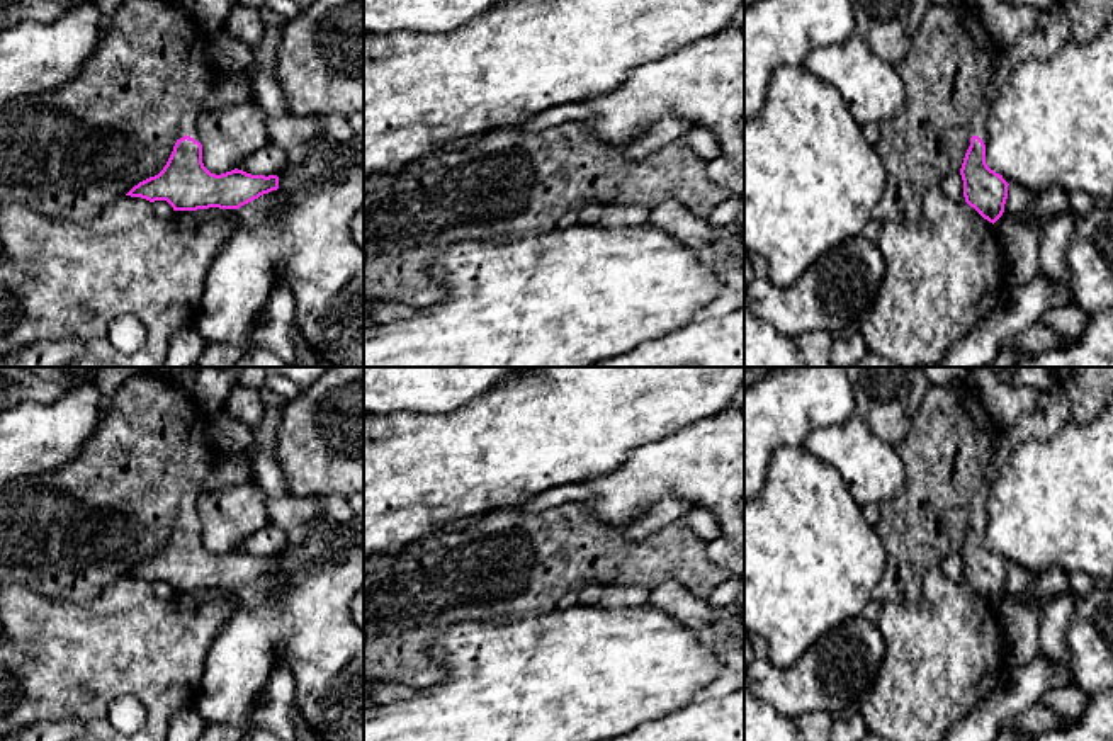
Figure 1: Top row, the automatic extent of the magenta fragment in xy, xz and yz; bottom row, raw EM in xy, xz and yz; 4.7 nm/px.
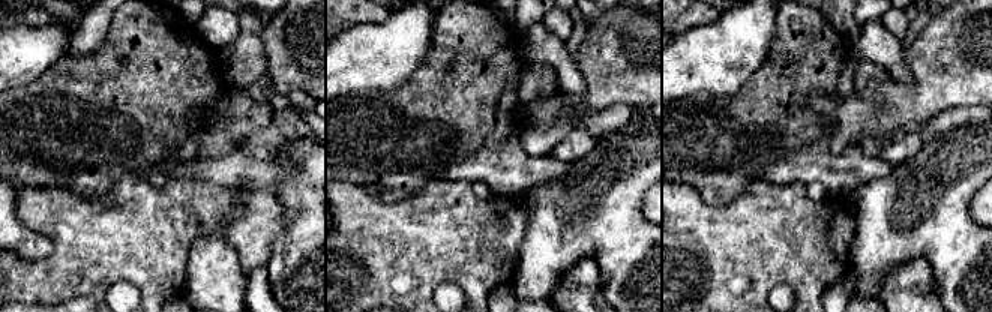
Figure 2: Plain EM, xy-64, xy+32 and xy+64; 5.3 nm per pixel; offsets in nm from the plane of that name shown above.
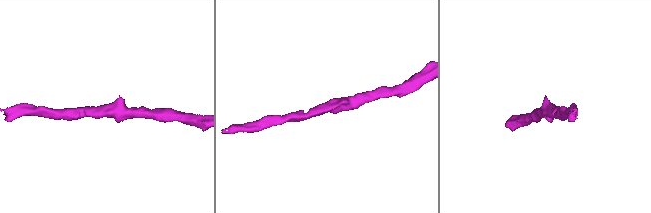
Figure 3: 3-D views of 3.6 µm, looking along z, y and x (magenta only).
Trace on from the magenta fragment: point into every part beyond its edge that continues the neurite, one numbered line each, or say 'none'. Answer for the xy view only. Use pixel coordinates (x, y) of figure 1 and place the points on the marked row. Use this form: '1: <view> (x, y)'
1: xy (187, 124)

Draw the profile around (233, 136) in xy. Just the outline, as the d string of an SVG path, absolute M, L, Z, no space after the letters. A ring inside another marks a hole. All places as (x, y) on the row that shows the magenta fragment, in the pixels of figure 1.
M251 99L238 105L201 110L197 131L202 163L216 175L238 167L251 175L279 175L287 165L287 151L267 131L263 109Z

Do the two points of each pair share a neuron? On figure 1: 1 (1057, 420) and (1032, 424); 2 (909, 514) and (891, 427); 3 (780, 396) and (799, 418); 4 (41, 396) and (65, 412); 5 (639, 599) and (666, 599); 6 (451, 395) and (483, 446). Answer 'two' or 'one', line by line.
1: one
2: two
3: one
4: two
5: two
6: two

